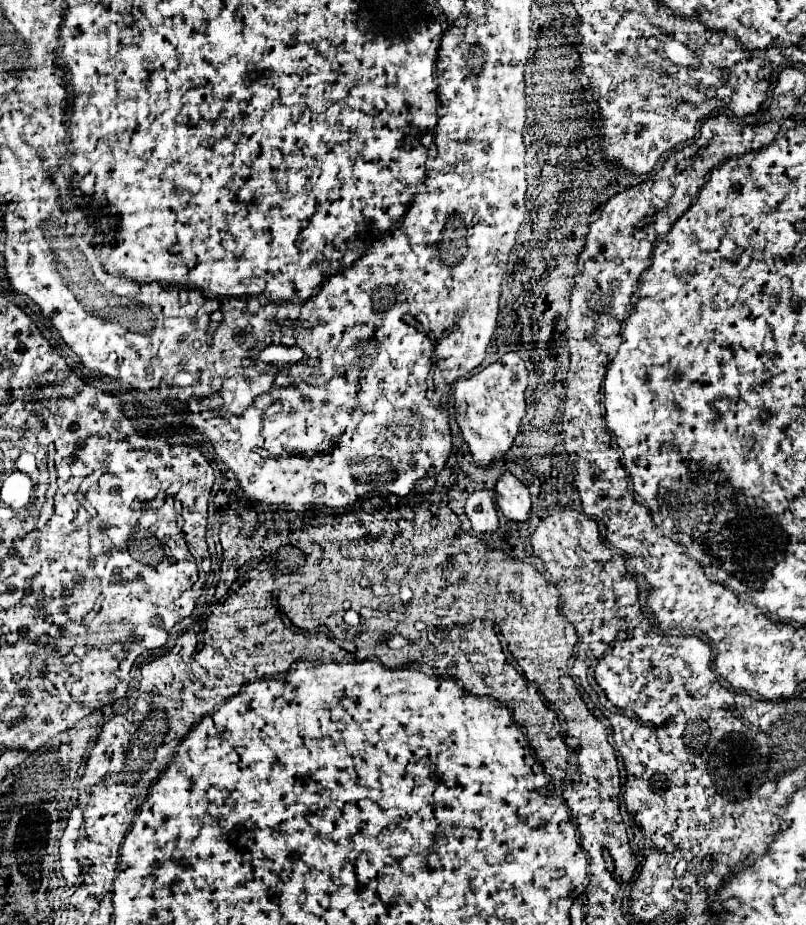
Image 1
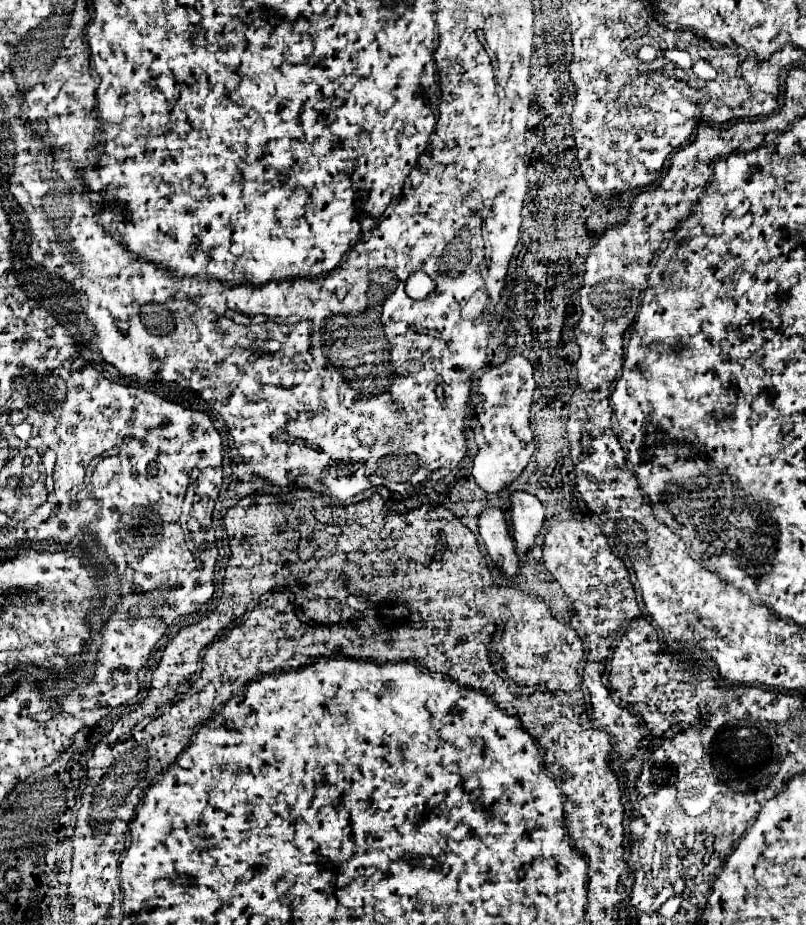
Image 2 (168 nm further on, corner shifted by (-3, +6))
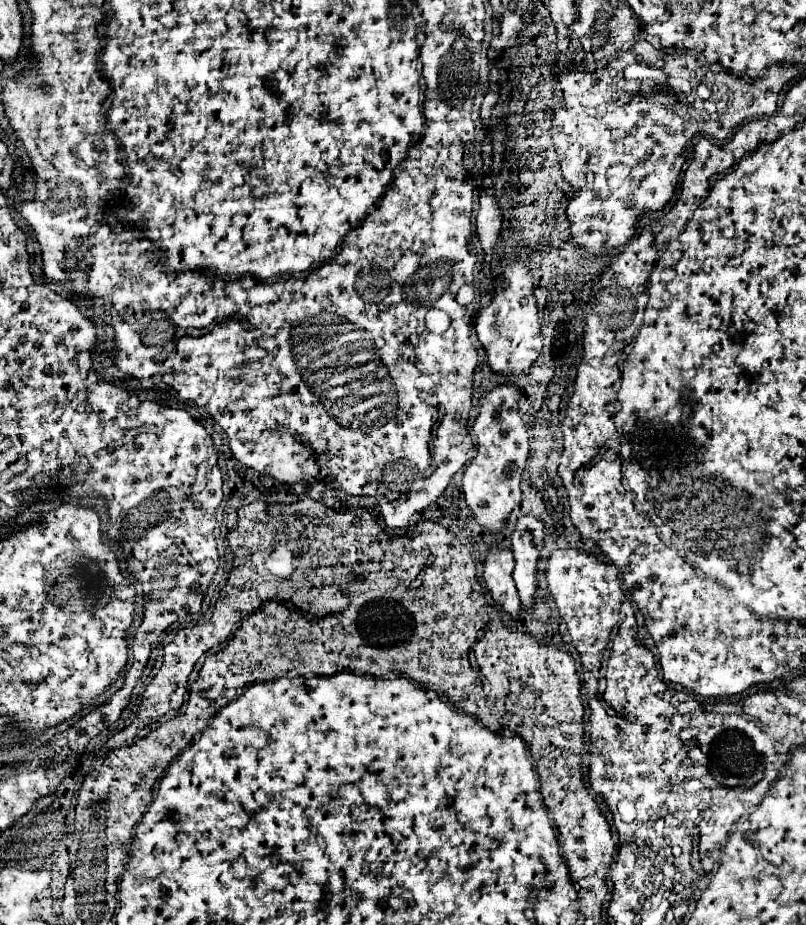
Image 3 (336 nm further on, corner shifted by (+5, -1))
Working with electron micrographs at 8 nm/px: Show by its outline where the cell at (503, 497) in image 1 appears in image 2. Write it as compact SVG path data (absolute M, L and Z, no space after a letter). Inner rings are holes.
M522 490L512 492L510 502L512 502L512 534L516 542L516 552L522 556L534 544L542 528L544 506L536 496Z

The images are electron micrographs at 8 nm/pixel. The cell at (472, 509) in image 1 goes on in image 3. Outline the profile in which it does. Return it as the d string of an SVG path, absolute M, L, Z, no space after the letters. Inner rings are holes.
M508 549L488 551L486 563L484 563L484 579L490 589L490 595L512 619L518 621L522 607L520 607L518 591L512 579L512 569L514 569L512 551Z

